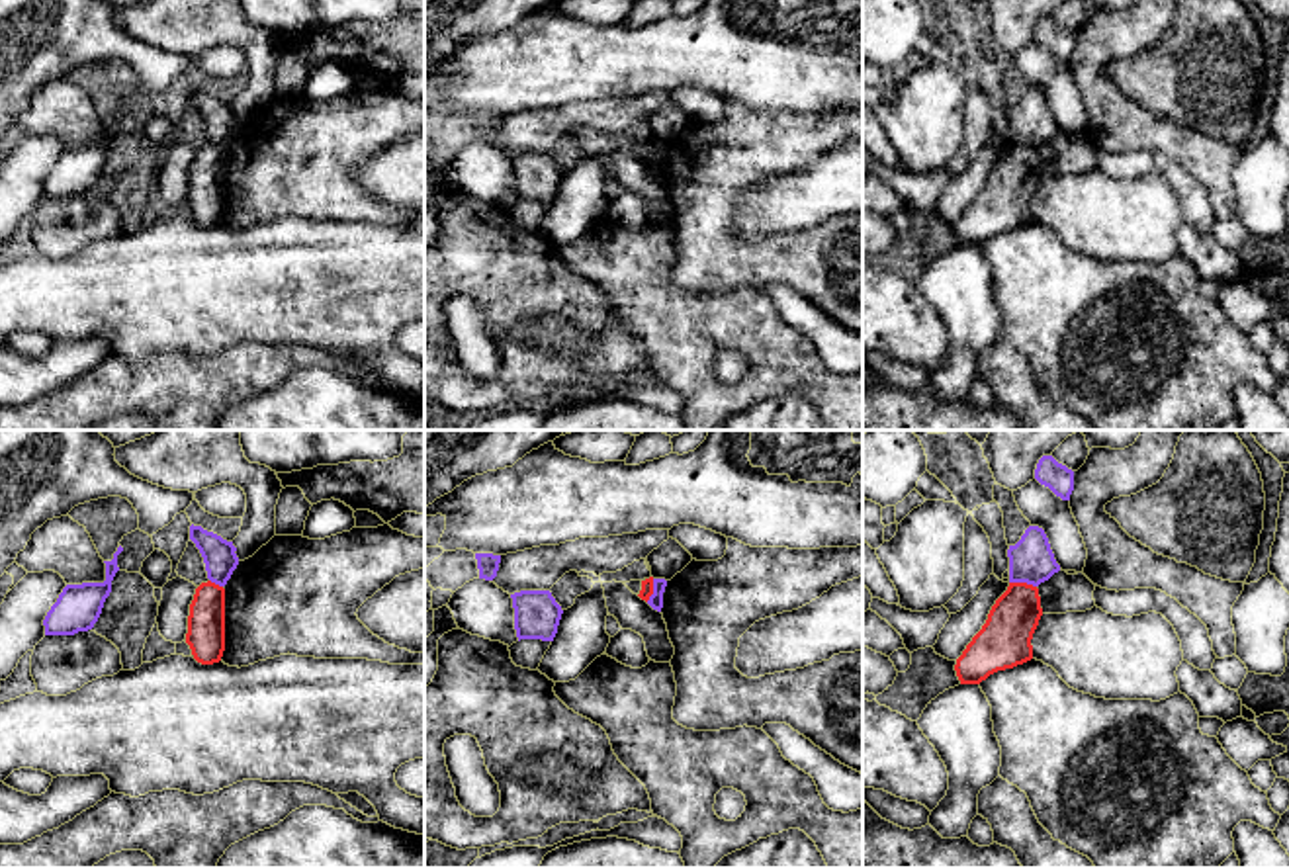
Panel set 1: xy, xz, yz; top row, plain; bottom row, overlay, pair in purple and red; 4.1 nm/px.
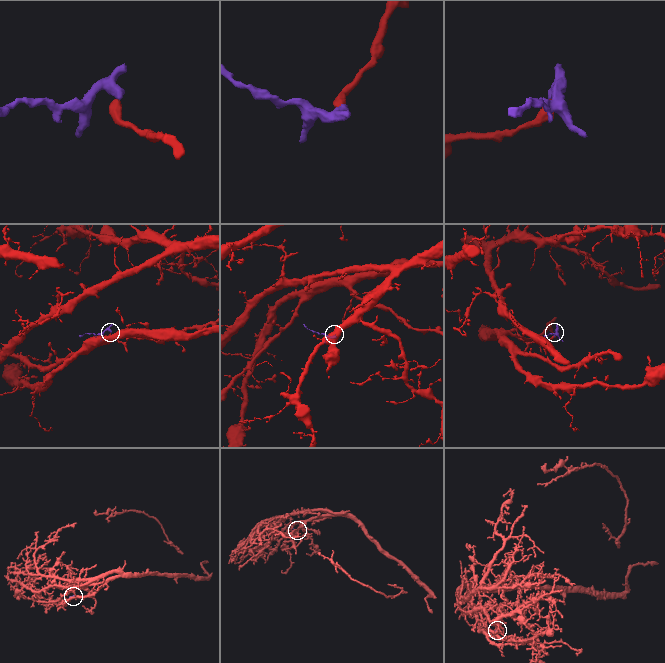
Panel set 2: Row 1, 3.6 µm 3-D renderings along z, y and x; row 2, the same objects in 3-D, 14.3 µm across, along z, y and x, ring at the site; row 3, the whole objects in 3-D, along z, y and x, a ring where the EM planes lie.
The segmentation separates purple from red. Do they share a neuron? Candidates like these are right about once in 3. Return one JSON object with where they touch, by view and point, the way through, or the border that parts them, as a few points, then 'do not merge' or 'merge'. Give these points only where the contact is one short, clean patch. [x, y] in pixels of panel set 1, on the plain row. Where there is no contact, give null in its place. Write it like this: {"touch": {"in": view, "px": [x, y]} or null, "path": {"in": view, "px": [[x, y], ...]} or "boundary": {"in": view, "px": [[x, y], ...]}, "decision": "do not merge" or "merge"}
{"touch": {"in": "yz", "px": [1023, 143]}, "boundary": {"in": "yz", "px": [[1010, 143], [1025, 143], [1035, 149]]}, "decision": "do not merge"}

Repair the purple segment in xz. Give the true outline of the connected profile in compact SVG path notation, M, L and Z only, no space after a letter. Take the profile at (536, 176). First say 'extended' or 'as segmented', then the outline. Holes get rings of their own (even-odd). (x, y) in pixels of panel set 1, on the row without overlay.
as segmented; M520 152L511 156L514 192L520 201L554 203L561 182L561 168L550 152Z

